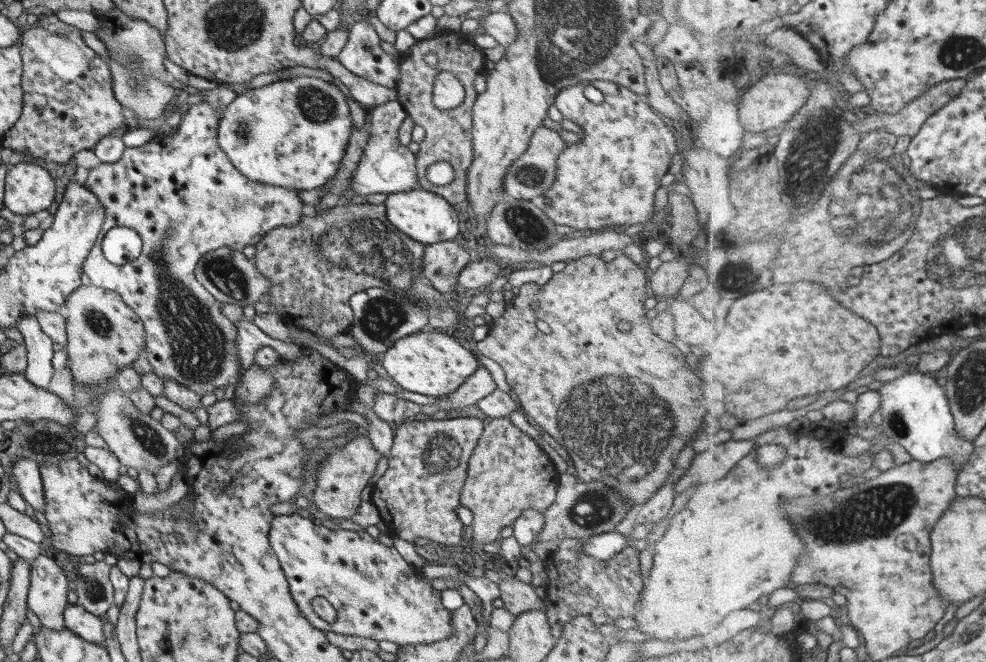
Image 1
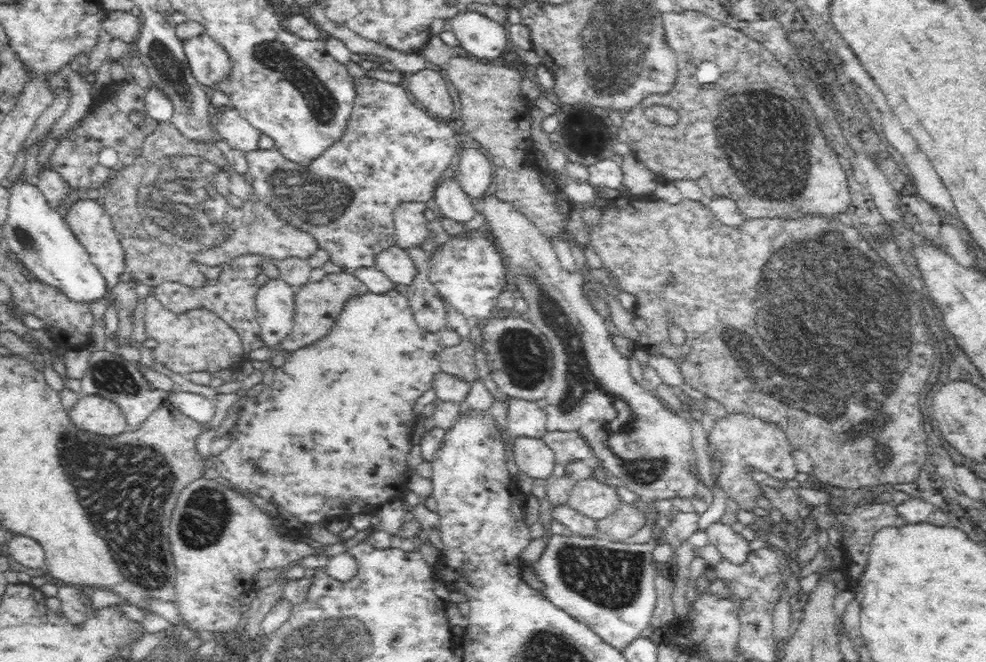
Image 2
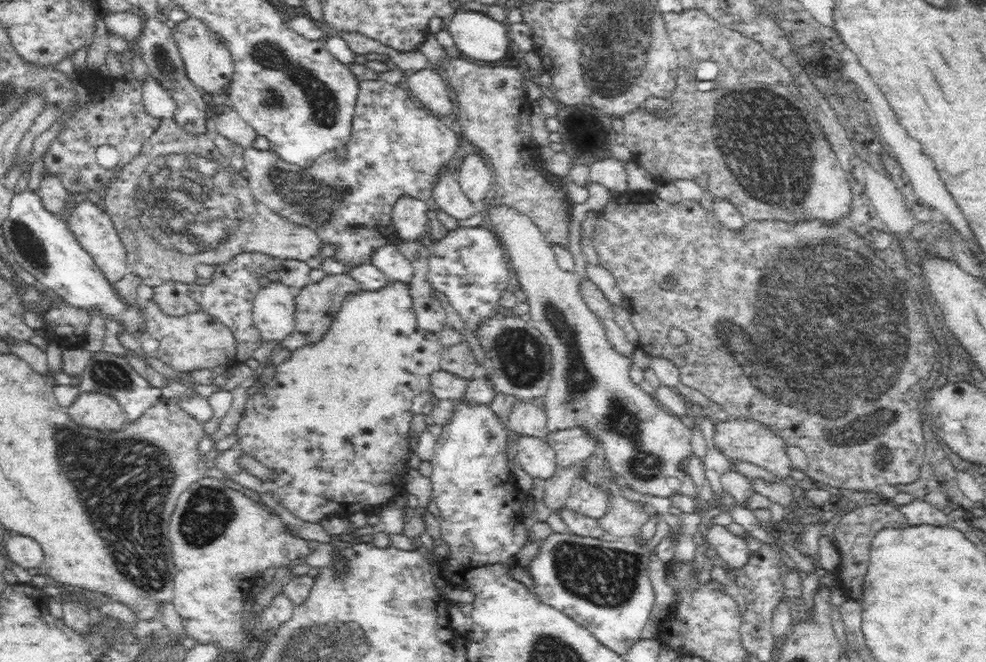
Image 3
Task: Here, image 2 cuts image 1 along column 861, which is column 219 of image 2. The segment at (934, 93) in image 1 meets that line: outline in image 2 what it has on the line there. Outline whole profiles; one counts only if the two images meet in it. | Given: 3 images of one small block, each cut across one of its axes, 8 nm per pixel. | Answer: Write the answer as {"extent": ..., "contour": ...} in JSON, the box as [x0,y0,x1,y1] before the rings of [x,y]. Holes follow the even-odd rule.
{"extent":[214,108,262,152],"contour":[[[234,108],[221,110],[214,129],[220,138],[224,138],[232,146],[232,152],[235,152],[237,148],[244,152],[258,150],[258,140],[262,132],[242,118]]]}

